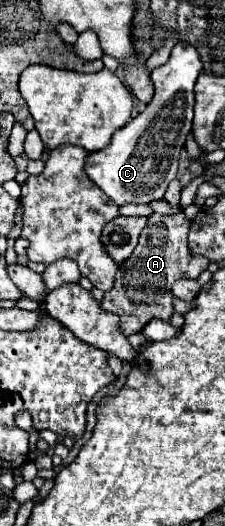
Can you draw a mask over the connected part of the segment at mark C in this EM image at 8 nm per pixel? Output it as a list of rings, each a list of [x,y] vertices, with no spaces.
[[[174,45],[168,63],[152,71],[156,87],[148,107],[114,133],[110,145],[86,157],[88,177],[116,203],[148,203],[162,199],[168,183],[176,177],[178,157],[192,127],[194,115],[194,83],[202,63],[192,45]]]

